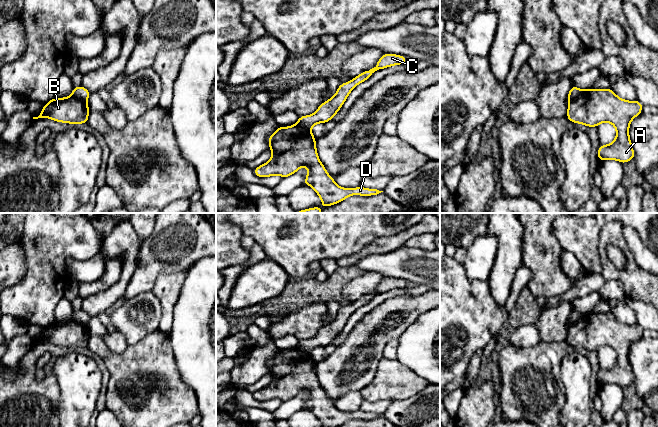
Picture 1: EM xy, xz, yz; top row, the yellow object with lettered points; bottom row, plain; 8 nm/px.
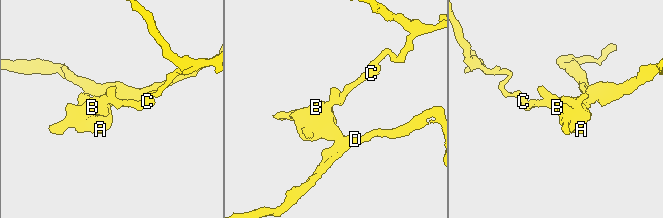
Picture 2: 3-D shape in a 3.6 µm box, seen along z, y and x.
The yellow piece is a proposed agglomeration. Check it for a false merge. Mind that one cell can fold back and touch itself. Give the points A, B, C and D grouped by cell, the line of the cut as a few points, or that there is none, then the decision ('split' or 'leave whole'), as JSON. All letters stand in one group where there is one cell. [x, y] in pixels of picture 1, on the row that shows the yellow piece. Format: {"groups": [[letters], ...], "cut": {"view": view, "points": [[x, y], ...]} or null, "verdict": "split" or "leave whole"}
{"groups": [["A", "B", "D"], ["C"]], "cut": {"view": "yz", "points": [[583, 90], [569, 101]]}, "verdict": "split"}

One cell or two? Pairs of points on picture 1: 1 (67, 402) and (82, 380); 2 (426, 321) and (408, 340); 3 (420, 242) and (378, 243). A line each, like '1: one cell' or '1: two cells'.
1: one cell
2: one cell
3: two cells

